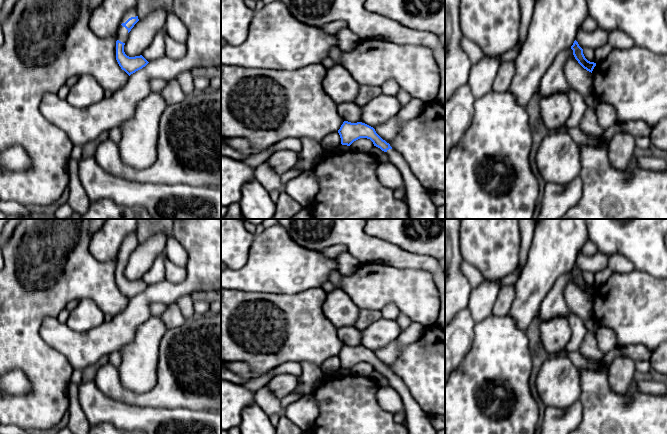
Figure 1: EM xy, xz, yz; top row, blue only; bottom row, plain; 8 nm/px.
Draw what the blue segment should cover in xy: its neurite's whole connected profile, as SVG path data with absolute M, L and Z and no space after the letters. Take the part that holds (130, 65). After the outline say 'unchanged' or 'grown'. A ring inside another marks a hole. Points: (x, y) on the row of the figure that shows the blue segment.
M130 10L123 18L116 41L116 60L129 76L145 67L149 62L142 56L129 57L124 52L124 45L128 39L129 32L139 21L137 10Z; grown

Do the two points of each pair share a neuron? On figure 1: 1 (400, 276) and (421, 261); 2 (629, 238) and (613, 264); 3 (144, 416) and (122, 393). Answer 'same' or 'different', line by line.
1: different
2: different
3: different

